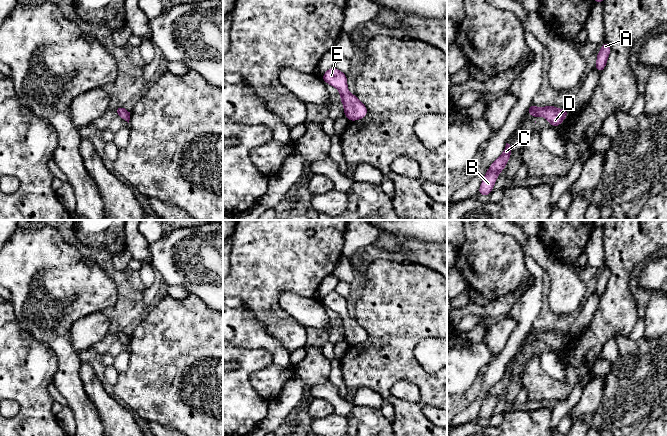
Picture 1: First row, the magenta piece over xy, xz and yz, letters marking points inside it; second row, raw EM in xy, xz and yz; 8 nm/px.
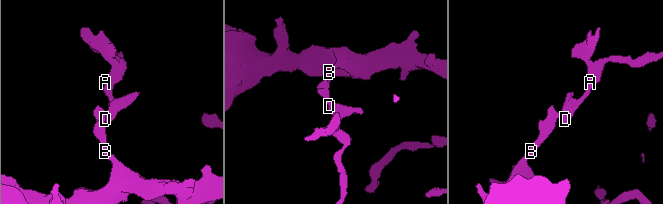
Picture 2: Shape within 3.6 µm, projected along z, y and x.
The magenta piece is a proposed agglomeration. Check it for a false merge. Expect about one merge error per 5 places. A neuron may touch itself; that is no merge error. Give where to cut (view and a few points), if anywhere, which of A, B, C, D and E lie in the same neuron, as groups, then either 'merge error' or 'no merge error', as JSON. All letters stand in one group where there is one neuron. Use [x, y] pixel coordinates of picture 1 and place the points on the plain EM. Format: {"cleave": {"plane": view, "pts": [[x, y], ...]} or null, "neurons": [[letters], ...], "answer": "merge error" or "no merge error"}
{"cleave": null, "neurons": [["A", "B", "C", "D", "E"]], "answer": "no merge error"}

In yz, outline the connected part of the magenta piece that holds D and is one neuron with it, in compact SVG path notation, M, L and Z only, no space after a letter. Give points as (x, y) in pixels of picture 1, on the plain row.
M532 327L528 332L527 337L535 342L543 339L547 346L555 352L568 340L568 333L557 333L554 329L536 332L535 328Z

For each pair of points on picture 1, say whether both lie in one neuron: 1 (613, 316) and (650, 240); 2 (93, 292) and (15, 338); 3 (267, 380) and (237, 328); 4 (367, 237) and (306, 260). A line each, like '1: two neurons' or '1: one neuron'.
1: one neuron
2: two neurons
3: one neuron
4: two neurons

